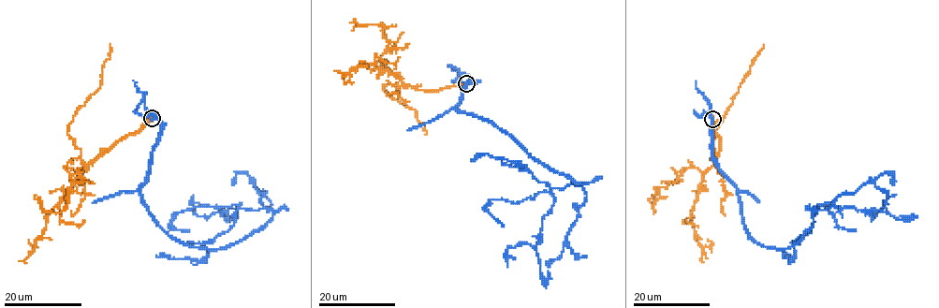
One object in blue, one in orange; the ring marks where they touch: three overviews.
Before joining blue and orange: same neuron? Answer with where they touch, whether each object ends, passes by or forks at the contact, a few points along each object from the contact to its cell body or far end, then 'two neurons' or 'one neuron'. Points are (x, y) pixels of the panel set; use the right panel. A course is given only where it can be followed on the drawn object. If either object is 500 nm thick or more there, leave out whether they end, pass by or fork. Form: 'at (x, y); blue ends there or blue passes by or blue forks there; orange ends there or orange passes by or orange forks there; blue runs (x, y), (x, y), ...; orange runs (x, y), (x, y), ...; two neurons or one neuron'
at (712, 119); blue runs (712, 119), (713, 161), (736, 187), (748, 235), (789, 248), (817, 209), (796, 255), (783, 257), (789, 255); orange runs (712, 119), (719, 139), (714, 165), (712, 139), (717, 125), (763, 45); one neuron

